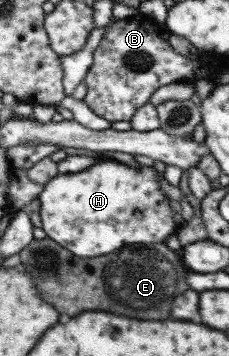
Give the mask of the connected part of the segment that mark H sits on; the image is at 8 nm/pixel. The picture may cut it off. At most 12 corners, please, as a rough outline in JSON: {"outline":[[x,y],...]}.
{"outline":[[98,158],[38,194],[75,256],[163,243],[179,227],[161,173]]}

